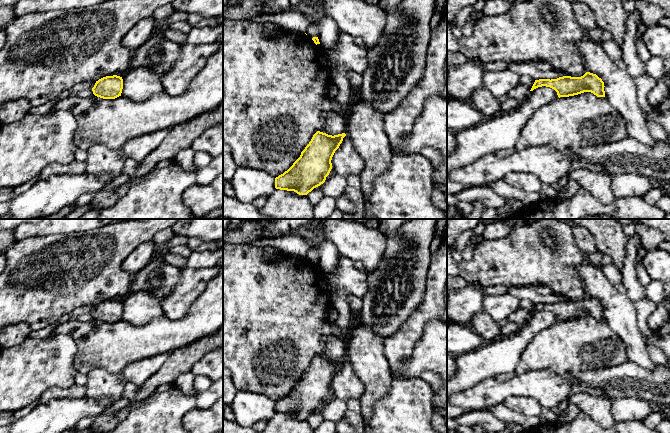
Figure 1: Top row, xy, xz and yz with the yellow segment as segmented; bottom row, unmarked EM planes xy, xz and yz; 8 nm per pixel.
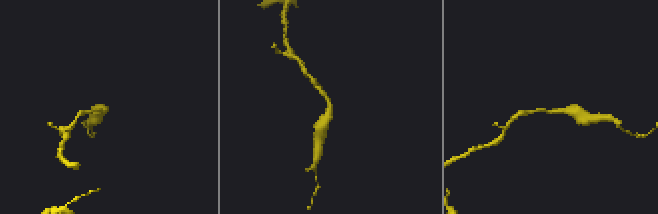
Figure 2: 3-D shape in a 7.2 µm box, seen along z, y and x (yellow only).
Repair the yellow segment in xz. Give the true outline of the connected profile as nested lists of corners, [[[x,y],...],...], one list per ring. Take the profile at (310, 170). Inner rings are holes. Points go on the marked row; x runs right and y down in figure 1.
[[[317,131],[293,165],[275,178],[275,188],[307,195],[323,184],[332,169],[332,157],[345,136]]]

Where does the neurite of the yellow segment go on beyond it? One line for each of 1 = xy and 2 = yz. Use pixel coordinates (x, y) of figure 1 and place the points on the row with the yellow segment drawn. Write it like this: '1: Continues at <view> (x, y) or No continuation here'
1: No continuation here
2: No continuation here

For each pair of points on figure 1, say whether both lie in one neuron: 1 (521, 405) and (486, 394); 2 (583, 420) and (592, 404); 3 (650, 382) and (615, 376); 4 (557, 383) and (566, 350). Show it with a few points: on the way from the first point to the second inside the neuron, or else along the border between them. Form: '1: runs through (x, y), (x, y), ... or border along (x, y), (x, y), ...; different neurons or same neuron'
1: border along (528, 396), (509, 396), (503, 403); different neurons
2: border along (580, 411), (596, 422); different neurons
3: runs through (641, 382), (624, 380); same neuron
4: border along (536, 370), (550, 369), (559, 374), (568, 375); different neurons

